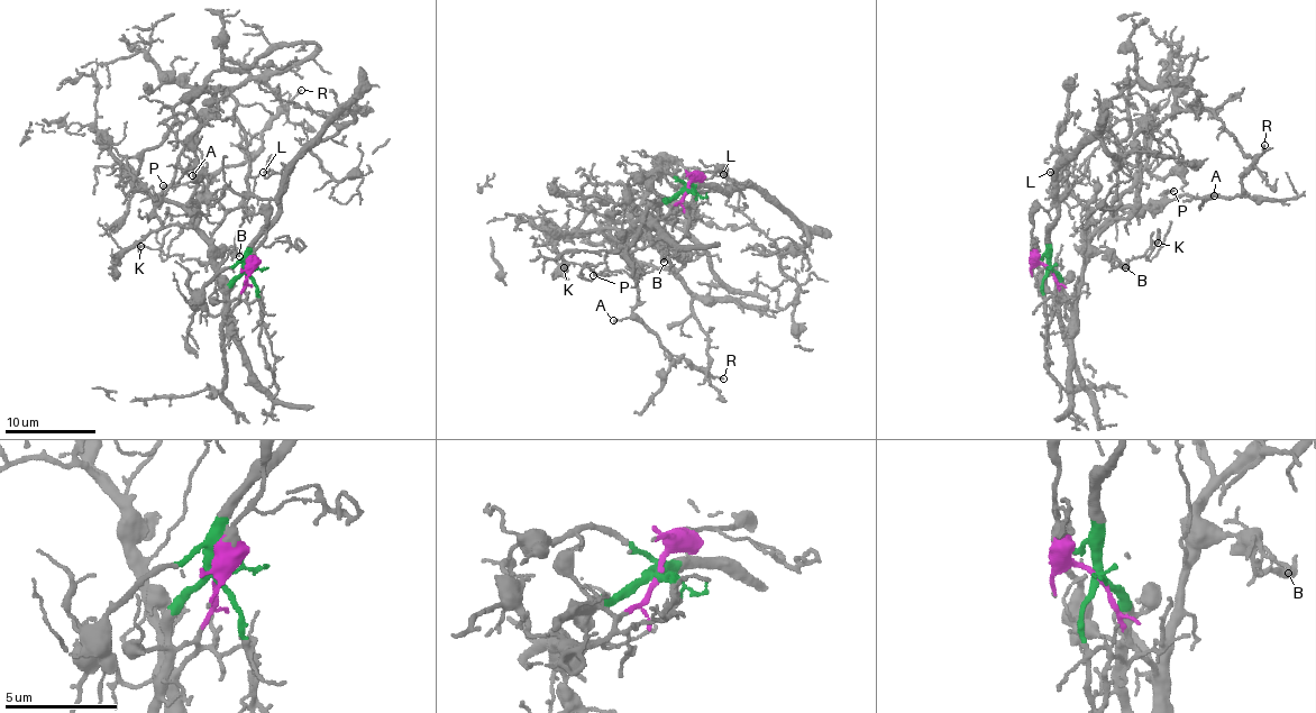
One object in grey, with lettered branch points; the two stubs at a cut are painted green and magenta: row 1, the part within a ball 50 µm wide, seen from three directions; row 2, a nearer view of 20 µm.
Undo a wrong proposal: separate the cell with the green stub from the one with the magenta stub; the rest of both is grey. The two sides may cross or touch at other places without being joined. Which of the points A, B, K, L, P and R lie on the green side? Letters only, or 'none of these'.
L

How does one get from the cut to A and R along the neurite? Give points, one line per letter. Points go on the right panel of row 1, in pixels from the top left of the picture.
A: (1048, 268), (1072, 308), (1084, 272), (1086, 244), (1120, 210), (1161, 207), (1182, 195), (1214, 195)
R: (1048, 268), (1072, 308), (1086, 244), (1120, 210), (1161, 207), (1182, 195), (1239, 195), (1243, 171), (1264, 145)

